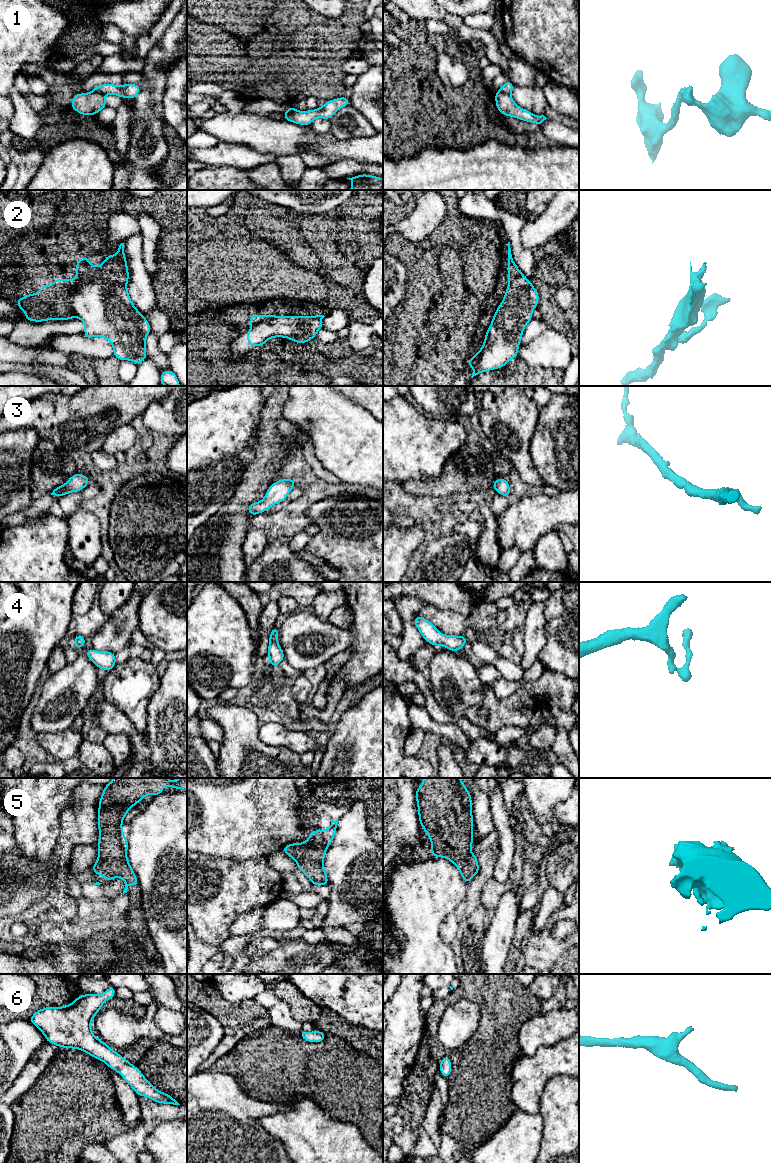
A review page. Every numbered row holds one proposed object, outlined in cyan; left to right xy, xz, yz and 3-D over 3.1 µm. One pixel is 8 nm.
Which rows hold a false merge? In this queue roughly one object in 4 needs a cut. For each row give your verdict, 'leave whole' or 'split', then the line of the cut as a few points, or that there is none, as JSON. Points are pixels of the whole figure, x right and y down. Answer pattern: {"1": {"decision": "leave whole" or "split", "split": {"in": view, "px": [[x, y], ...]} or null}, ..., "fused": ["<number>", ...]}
{"1": {"decision": "split", "split": {"in": "xy", "px": [[92, 90], [104, 96]]}}, "2": {"decision": "split", "split": {"in": "xy", "px": [[125, 284], [105, 280], [76, 282], [69, 289], [72, 311]]}}, "3": {"decision": "leave whole", "split": null}, "4": {"decision": "leave whole", "split": null}, "5": {"decision": "leave whole", "split": null}, "6": {"decision": "leave whole", "split": null}, "fused": ["1", "2"]}

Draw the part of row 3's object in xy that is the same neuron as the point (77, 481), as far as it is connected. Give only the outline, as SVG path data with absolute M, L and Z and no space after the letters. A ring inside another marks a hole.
M80 473L73 474L64 485L60 485L53 490L51 495L63 497L68 493L83 490L91 480Z

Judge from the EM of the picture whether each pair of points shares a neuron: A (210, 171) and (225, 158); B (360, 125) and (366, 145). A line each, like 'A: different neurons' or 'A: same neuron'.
A: different neurons
B: different neurons

